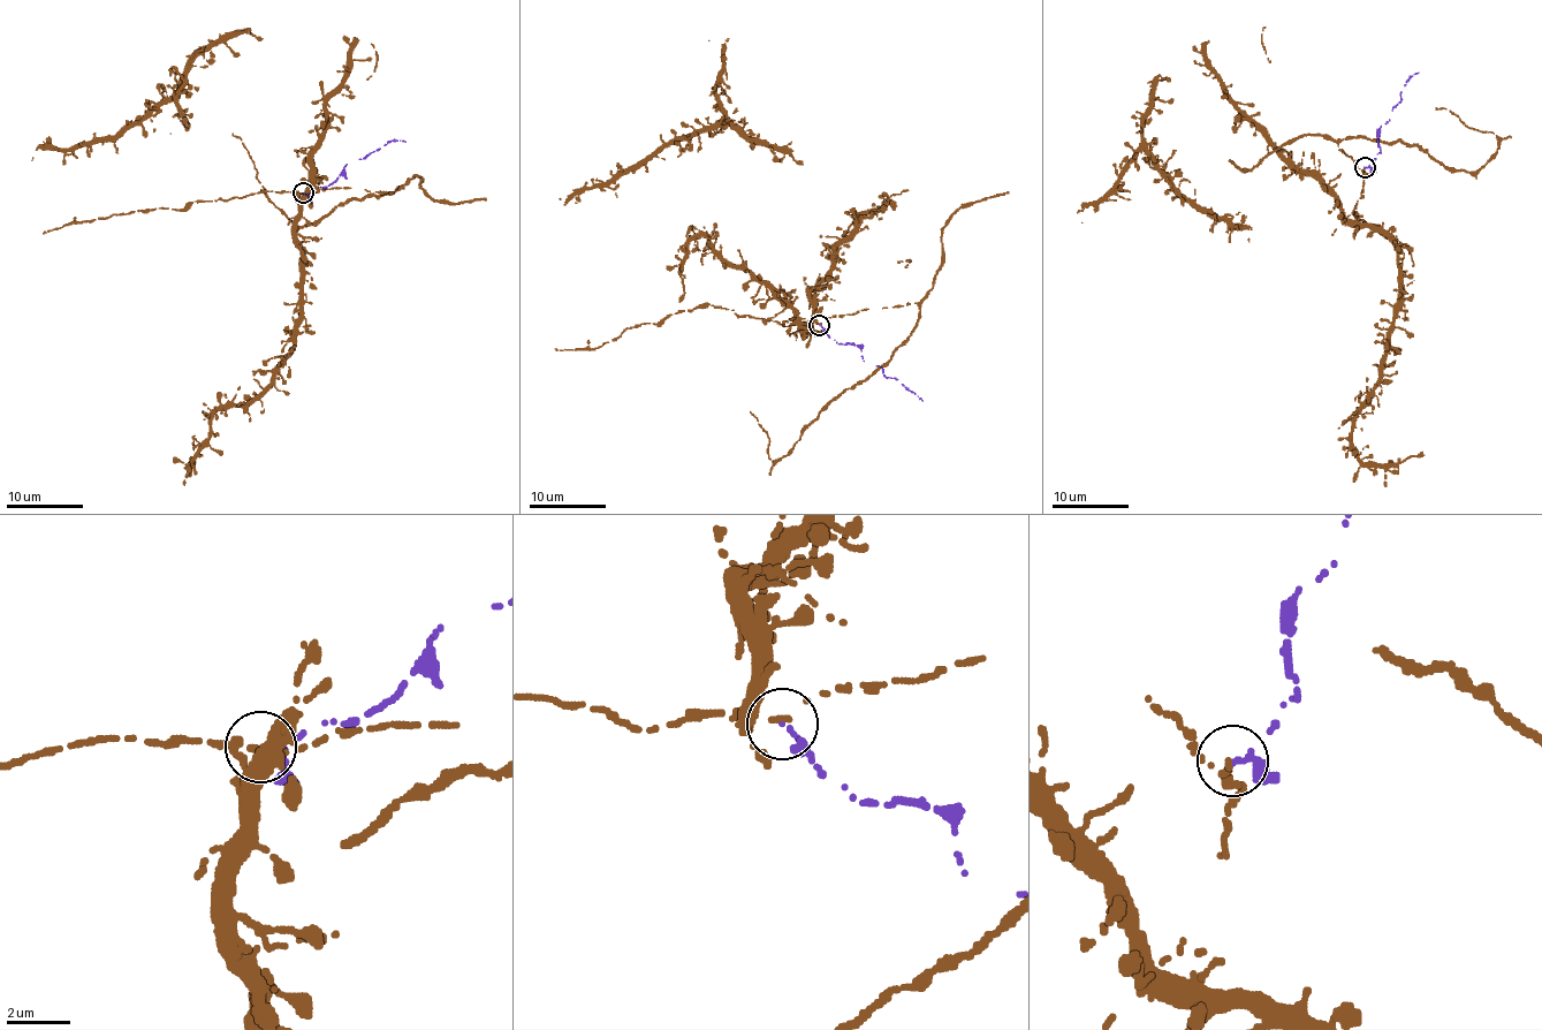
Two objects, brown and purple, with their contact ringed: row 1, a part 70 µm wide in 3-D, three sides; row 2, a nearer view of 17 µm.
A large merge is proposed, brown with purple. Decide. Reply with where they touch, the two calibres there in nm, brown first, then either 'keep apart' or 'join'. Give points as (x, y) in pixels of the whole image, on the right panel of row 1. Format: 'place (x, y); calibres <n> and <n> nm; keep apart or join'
place (1365, 167); calibres 140 and 160 nm; keep apart

